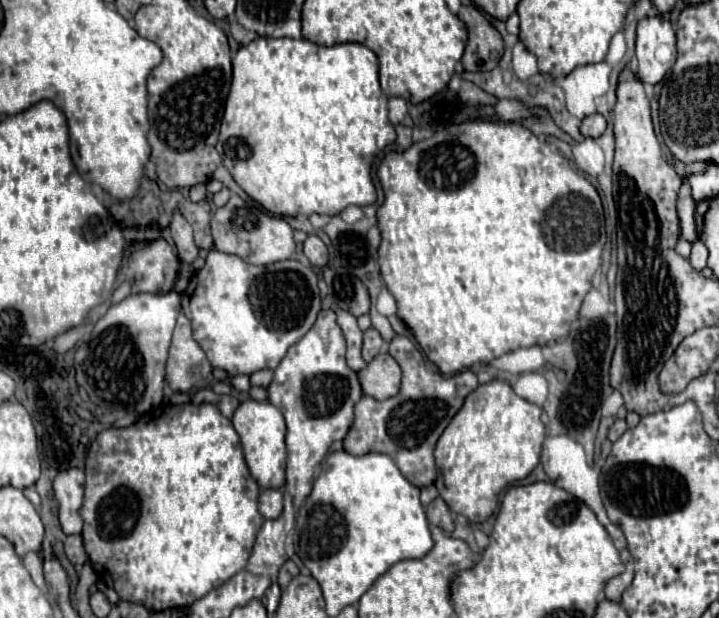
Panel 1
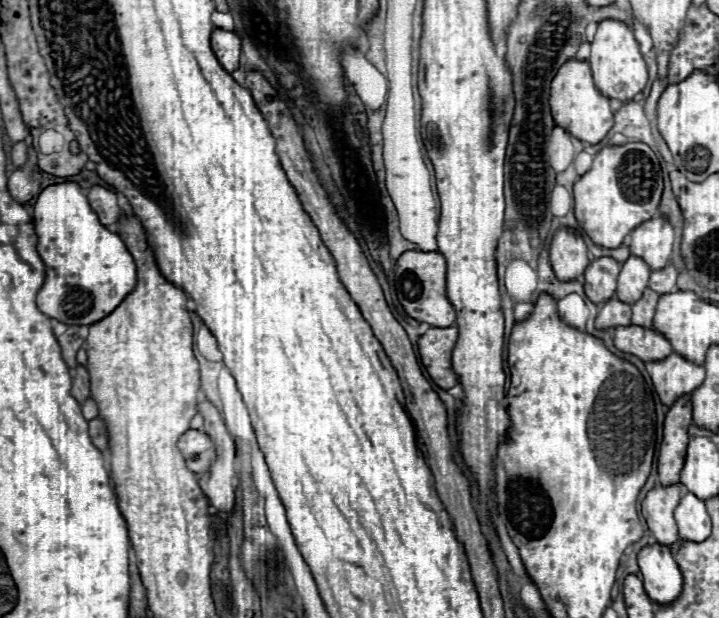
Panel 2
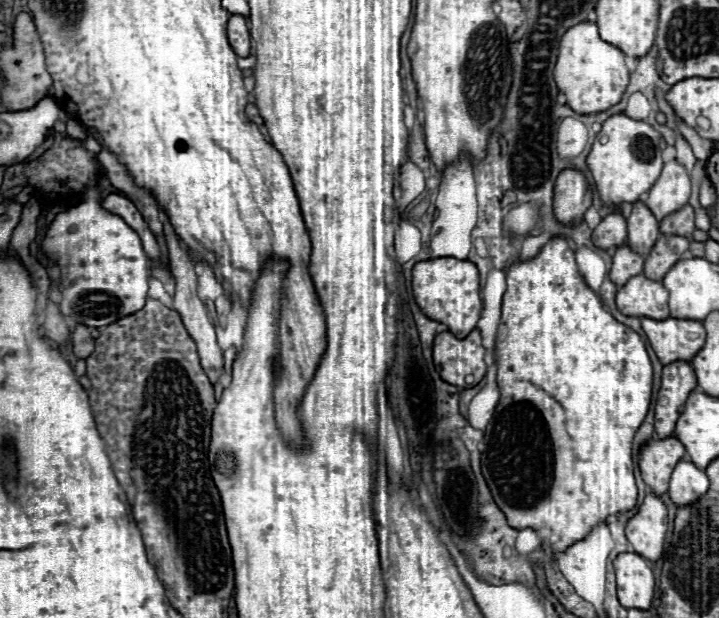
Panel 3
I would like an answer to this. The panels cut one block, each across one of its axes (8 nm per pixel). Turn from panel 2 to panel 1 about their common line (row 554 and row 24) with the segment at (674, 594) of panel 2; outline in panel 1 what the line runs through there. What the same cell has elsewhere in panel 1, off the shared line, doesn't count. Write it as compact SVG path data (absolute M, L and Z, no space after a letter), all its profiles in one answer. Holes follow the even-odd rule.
M656 14L638 22L636 58L636 74L642 82L656 84L672 68L676 62L676 34L666 16Z

